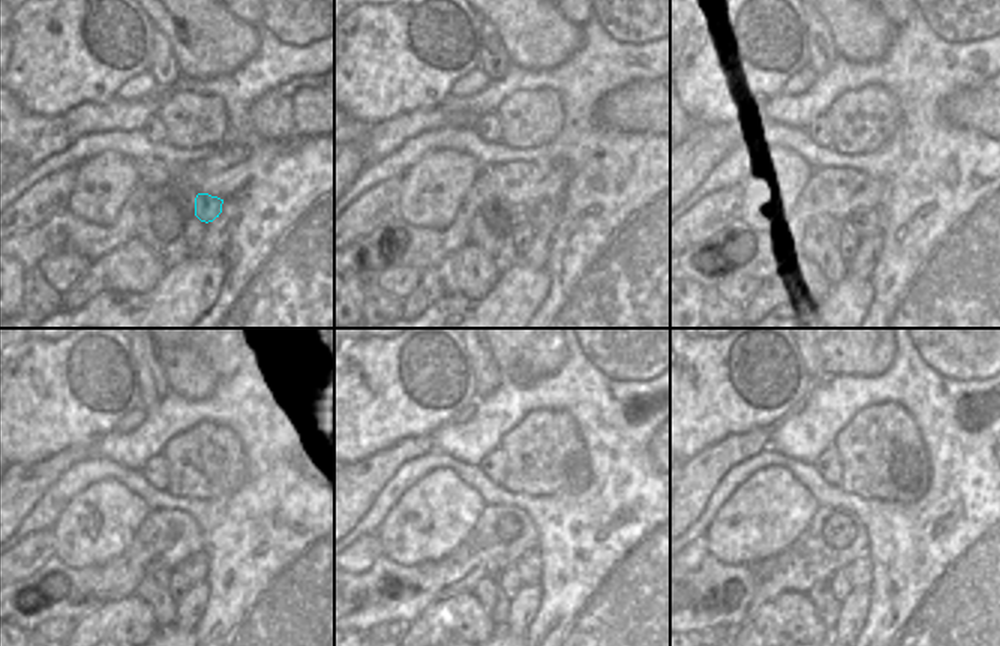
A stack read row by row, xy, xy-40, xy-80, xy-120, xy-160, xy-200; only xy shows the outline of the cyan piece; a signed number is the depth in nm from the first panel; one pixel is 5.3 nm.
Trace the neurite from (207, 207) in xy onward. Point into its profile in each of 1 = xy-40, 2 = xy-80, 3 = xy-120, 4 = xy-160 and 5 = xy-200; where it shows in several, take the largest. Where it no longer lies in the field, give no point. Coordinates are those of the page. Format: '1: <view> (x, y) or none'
1: xy-40 (543, 215)
2: xy-80 (867, 224)
3: xy-120 (195, 565)
4: xy-160 (529, 567)
5: xy-200 (859, 574)

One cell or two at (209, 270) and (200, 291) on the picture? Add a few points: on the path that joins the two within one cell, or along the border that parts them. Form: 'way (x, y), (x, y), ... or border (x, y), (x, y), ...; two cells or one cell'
way (204, 275), (200, 279), (200, 287); one cell

